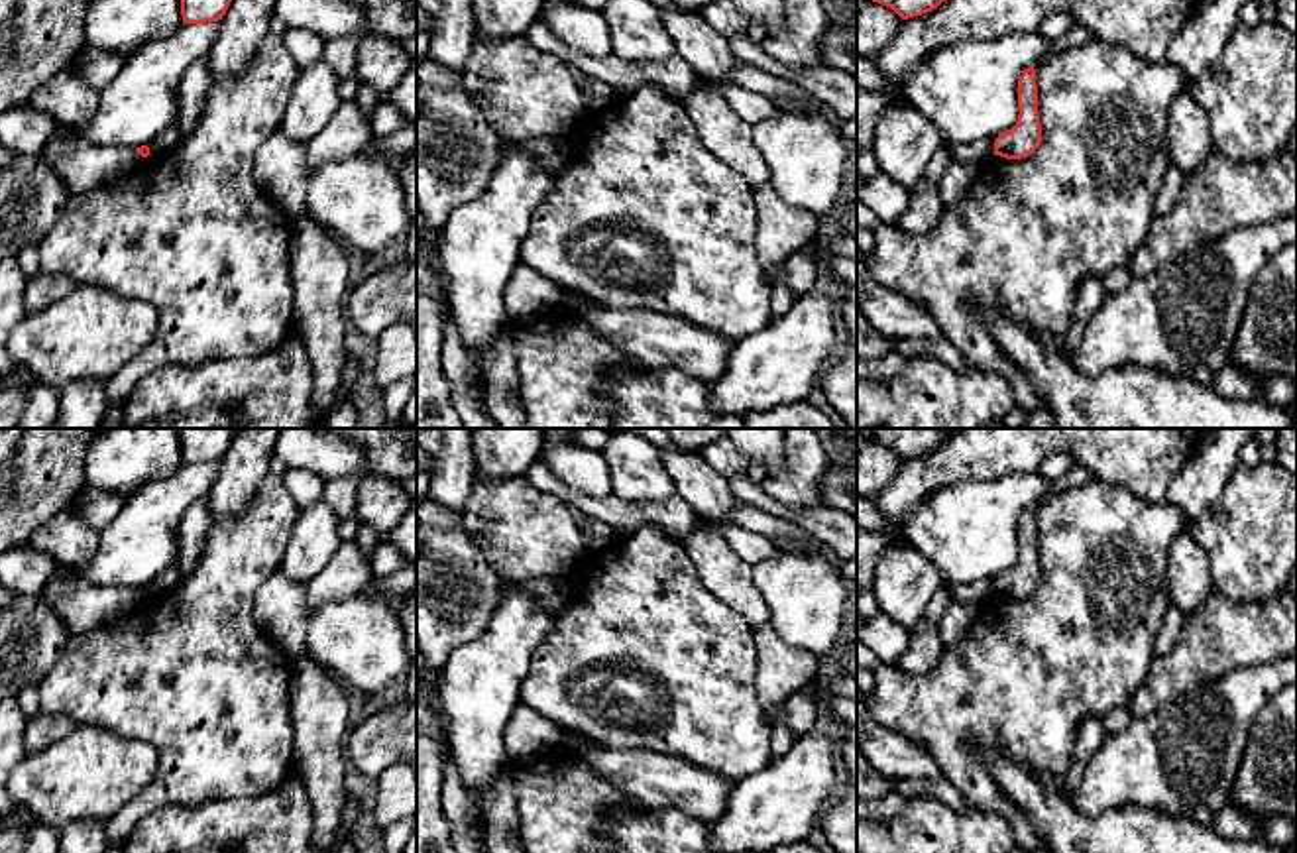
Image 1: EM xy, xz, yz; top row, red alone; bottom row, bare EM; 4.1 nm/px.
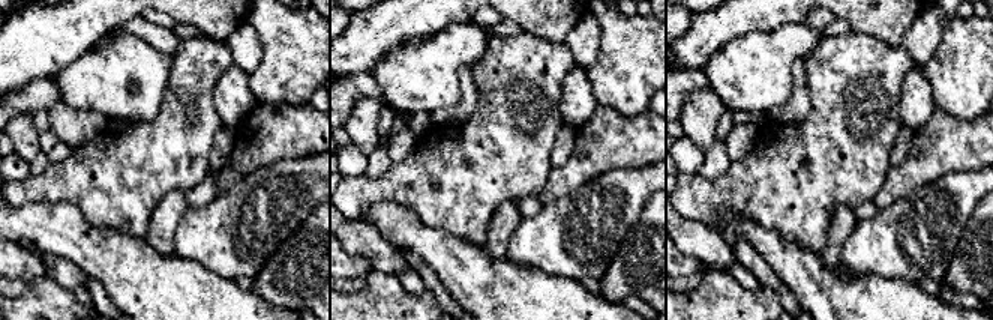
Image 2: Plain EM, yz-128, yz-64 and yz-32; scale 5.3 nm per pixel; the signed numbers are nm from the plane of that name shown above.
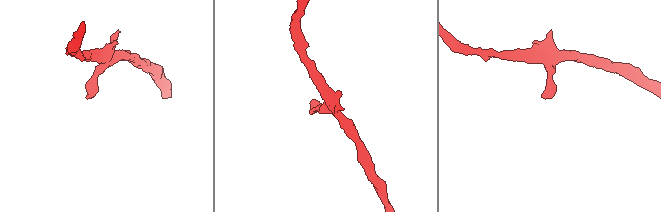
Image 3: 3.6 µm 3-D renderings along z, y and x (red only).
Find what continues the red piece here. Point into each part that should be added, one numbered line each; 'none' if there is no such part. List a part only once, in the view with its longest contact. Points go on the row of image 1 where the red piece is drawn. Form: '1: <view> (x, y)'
none

